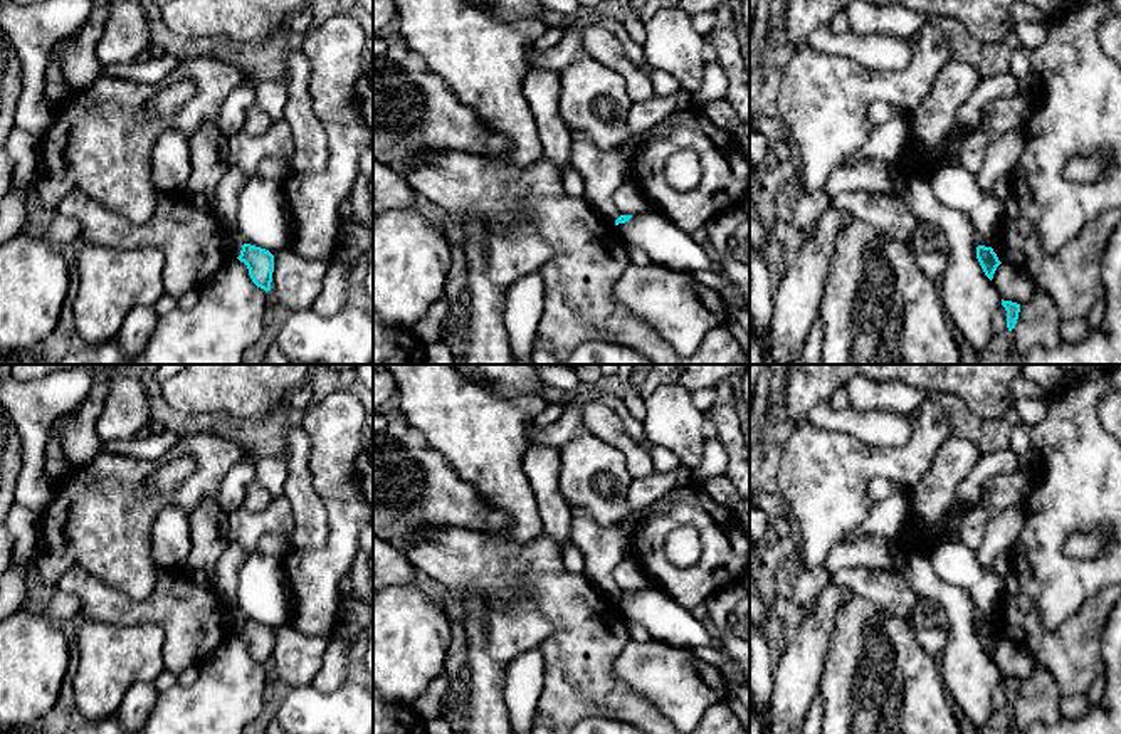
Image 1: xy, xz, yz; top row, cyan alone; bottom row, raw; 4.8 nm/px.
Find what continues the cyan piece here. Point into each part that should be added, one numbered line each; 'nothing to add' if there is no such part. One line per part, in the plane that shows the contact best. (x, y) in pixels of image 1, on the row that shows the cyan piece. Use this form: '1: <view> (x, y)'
nothing to add

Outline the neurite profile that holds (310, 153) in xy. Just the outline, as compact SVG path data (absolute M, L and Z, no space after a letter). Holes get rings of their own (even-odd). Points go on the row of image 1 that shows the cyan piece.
M294 49L287 54L286 62L289 101L284 119L292 129L294 143L294 149L286 160L286 175L321 171L328 165L329 148L311 102L311 60L303 49Z

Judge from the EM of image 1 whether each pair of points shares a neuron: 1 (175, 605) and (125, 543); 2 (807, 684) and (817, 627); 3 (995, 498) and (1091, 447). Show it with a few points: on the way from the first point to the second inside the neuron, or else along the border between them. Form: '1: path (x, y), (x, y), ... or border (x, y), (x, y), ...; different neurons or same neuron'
1: border (163, 571), (143, 598), (130, 598), (116, 590); different neurons
2: path (807, 671), (810, 640); same neuron
3: border (1031, 474), (1031, 491), (1021, 508); different neurons

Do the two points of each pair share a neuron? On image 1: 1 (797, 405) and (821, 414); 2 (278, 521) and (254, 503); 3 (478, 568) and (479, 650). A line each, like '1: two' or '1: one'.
1: two
2: two
3: two

